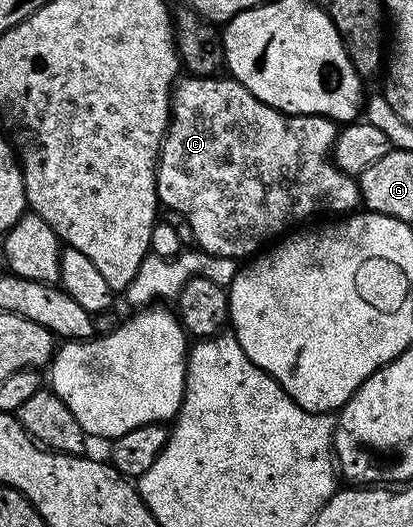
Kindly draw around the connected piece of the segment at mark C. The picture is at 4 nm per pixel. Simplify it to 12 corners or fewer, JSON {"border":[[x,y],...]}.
{"border":[[236,79],[174,86],[157,198],[245,261],[362,206],[339,130]]}

